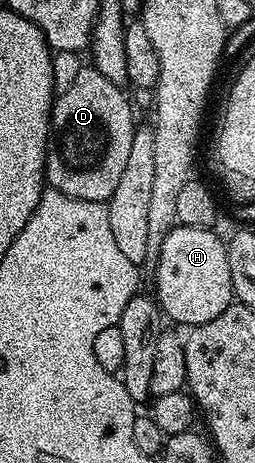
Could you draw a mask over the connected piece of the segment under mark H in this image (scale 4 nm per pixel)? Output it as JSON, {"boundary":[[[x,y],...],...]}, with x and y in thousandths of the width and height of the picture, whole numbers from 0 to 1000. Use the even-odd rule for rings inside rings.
{"boundary":[[[686,488],[635,521],[604,609],[604,644],[627,670],[690,698],[765,702],[839,693],[871,667],[918,650],[902,564],[882,518],[843,508],[843,497],[812,490]]]}

